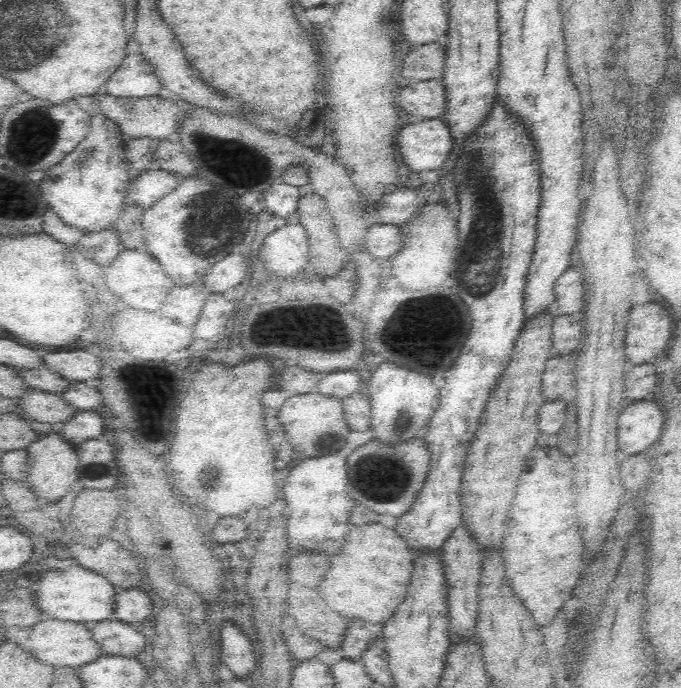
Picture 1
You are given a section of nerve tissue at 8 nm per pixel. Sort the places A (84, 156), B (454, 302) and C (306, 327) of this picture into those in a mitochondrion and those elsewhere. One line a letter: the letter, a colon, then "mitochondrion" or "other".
A: mitochondrion
B: mitochondrion
C: mitochondrion

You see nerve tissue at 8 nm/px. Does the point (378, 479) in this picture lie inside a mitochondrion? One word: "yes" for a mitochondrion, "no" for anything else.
yes

